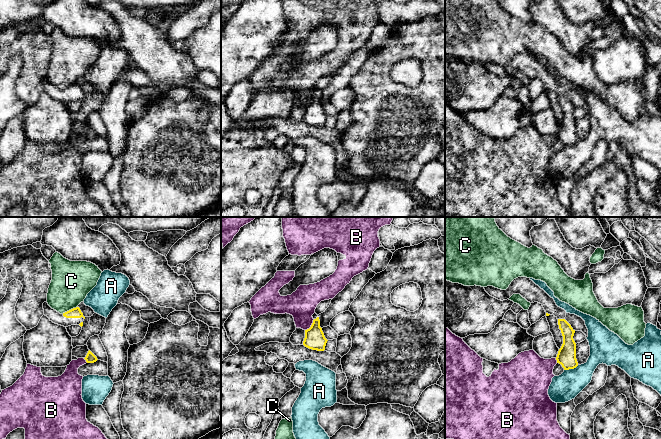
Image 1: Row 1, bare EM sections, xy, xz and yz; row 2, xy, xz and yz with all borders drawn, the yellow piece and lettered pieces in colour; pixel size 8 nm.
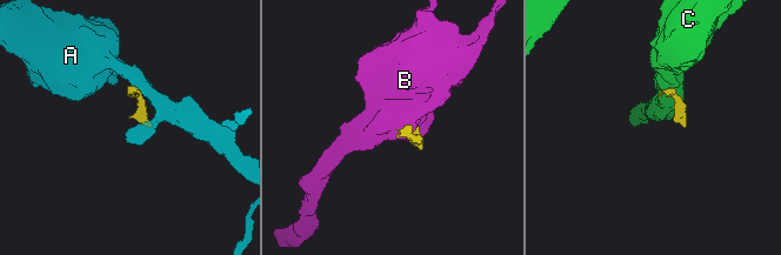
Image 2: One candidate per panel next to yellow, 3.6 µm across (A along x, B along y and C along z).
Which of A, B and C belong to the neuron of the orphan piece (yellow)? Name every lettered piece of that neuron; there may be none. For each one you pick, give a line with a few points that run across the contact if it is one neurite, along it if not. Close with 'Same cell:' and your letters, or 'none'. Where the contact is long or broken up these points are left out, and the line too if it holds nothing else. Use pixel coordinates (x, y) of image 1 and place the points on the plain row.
Same cell: none

